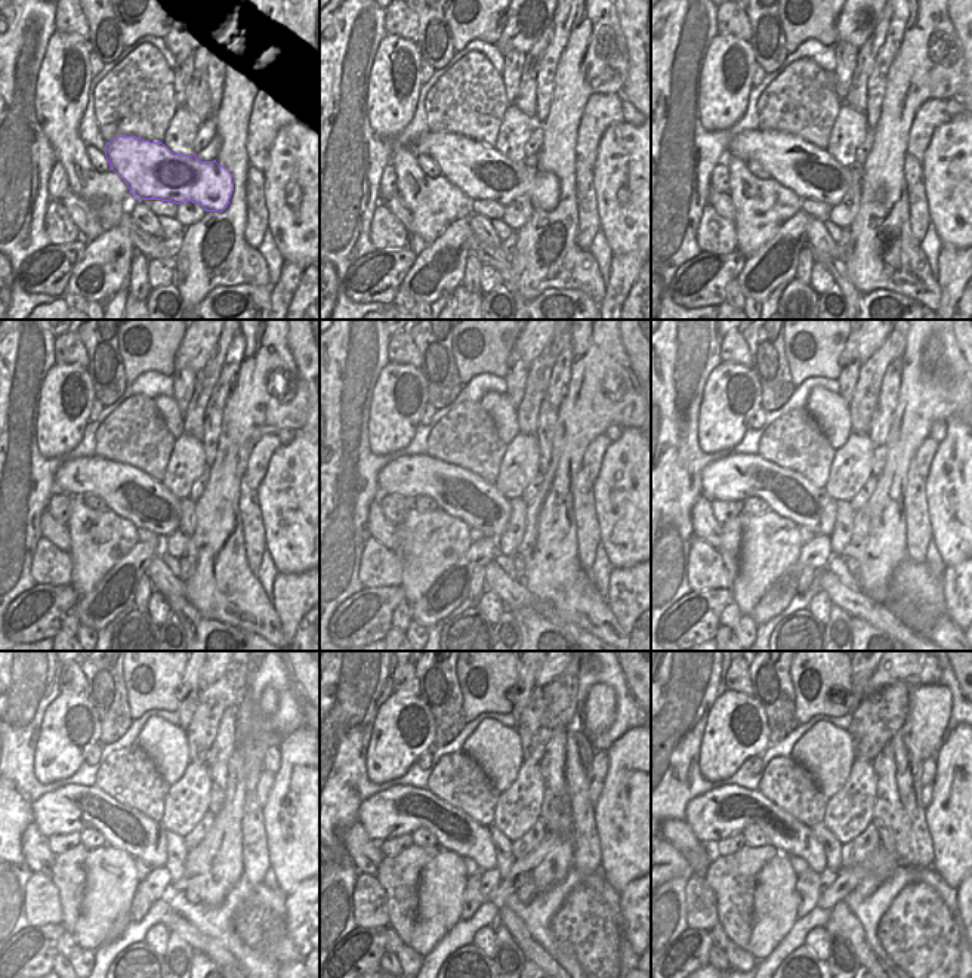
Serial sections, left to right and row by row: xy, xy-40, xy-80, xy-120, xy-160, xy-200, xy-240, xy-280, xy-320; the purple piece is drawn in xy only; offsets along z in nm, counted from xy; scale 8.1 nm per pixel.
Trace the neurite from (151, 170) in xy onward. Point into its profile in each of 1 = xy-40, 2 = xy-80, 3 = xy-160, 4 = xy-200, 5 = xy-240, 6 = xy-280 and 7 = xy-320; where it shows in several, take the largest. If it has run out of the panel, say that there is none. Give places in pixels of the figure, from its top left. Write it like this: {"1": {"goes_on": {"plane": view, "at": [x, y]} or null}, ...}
{"1": {"goes_on": {"plane": "xy-40", "at": [478, 170]}}, "2": {"goes_on": {"plane": "xy-80", "at": [810, 172]}}, "3": {"goes_on": {"plane": "xy-160", "at": [460, 493]}}, "4": {"goes_on": {"plane": "xy-200", "at": [734, 478]}}, "5": {"goes_on": {"plane": "xy-240", "at": [68, 810]}}, "6": {"goes_on": {"plane": "xy-280", "at": [401, 810]}}, "7": {"goes_on": {"plane": "xy-320", "at": [724, 811]}}}

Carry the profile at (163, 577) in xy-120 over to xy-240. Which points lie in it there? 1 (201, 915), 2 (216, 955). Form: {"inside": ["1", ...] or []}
{"inside": ["2"]}

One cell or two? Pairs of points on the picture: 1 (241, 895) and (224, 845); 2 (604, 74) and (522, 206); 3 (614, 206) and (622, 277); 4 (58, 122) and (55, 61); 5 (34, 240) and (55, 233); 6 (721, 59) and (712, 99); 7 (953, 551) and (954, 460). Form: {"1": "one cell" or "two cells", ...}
{"1": "two cells", "2": "two cells", "3": "two cells", "4": "one cell", "5": "two cells", "6": "one cell", "7": "one cell"}

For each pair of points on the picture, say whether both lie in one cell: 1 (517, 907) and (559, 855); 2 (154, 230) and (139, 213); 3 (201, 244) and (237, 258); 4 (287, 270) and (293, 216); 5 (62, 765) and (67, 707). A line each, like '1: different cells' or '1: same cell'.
1: different cells
2: same cell
3: same cell
4: different cells
5: same cell

